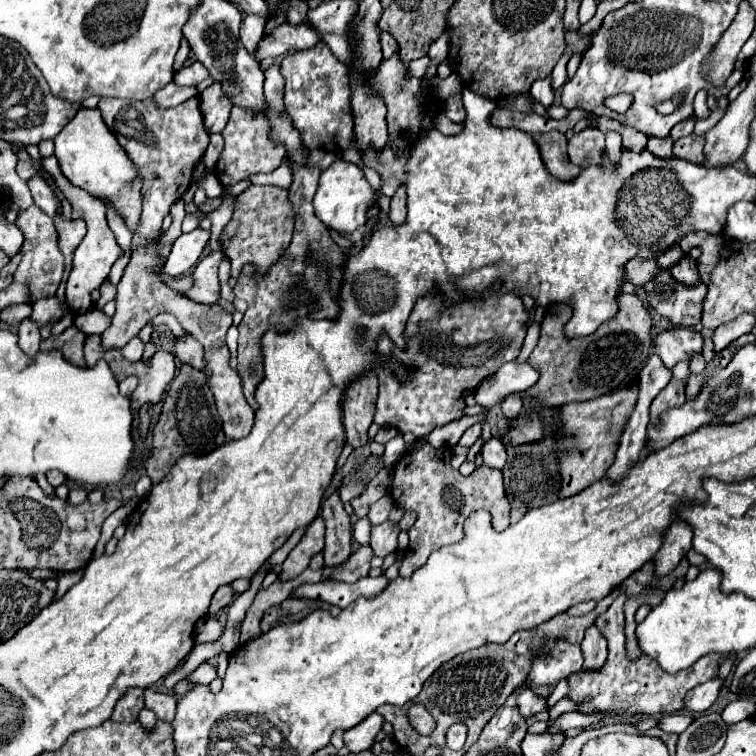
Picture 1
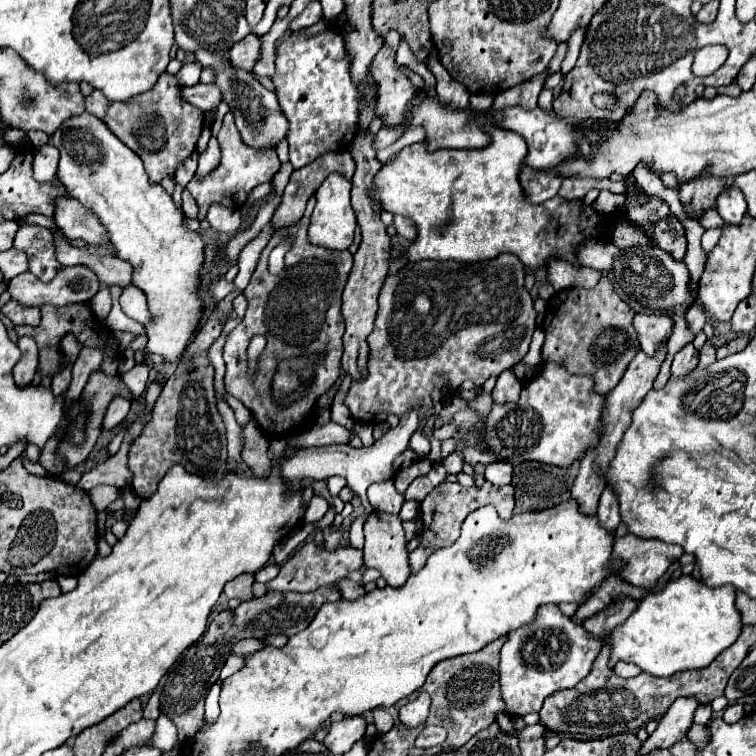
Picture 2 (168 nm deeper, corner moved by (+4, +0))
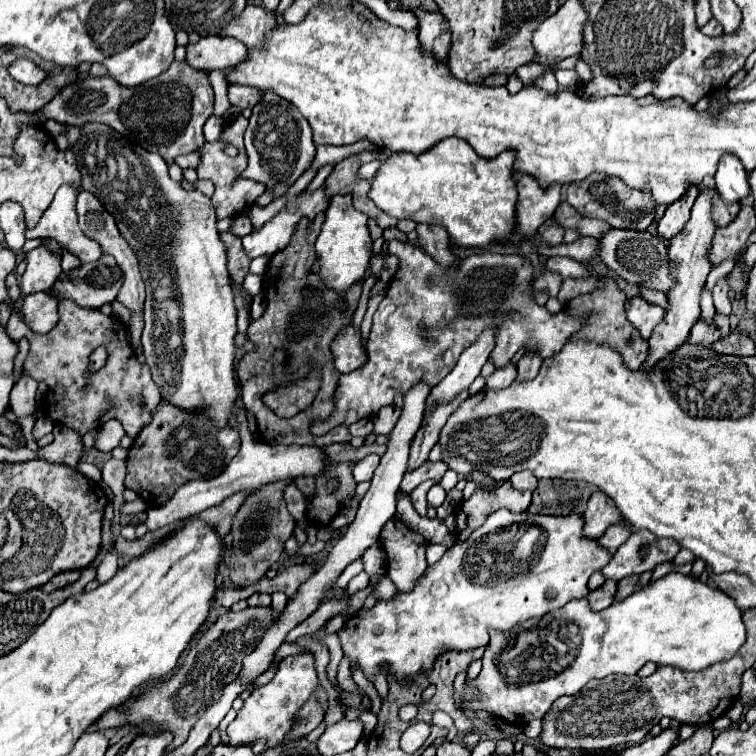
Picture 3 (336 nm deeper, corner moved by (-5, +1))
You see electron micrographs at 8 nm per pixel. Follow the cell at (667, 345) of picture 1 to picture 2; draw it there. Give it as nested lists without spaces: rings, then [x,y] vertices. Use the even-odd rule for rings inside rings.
[[[636,315],[634,327],[638,331],[640,349],[644,353],[656,353],[660,345],[668,341],[674,329],[674,321],[668,315]]]

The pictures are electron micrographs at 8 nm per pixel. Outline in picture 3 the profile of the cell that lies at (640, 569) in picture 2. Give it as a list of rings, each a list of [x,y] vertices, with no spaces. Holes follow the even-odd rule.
[[[635,530],[601,570],[605,578],[621,580],[631,574],[653,570],[661,562],[671,562],[681,546],[671,538],[657,538],[649,530]]]

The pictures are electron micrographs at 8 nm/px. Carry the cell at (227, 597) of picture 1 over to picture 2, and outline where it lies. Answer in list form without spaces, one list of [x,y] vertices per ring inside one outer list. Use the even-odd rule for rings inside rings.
[[[240,575],[224,585],[224,595],[228,599],[236,597],[236,599],[248,601],[252,599],[252,583],[254,583],[254,575]]]

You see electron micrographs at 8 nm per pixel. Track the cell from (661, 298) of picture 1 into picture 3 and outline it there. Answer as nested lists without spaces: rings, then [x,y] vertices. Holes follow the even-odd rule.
[[[607,230],[603,236],[599,236],[599,258],[621,278],[625,278],[635,286],[645,284],[647,288],[657,288],[661,292],[669,292],[669,288],[673,286],[667,266],[667,246],[661,238],[649,232]]]

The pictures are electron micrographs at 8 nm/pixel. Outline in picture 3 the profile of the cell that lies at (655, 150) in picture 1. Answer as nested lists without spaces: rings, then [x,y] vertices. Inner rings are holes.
[[[718,193],[713,200],[712,218],[715,224],[721,227],[731,224],[737,218],[737,214],[741,210],[741,204],[738,202],[726,203],[720,198]]]

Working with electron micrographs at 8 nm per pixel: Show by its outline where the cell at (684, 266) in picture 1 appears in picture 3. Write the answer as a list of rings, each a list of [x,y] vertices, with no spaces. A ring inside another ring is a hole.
[[[699,186],[697,188],[689,188],[689,192],[685,192],[685,196],[677,198],[665,212],[665,216],[659,220],[657,224],[657,230],[663,238],[673,238],[675,234],[679,234],[685,226],[685,222],[689,220],[689,212],[691,212],[691,206],[695,202],[699,194]]]

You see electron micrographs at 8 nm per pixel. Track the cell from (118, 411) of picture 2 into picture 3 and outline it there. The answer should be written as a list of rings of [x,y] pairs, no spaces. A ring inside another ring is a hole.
[[[111,418],[105,424],[101,424],[101,428],[95,436],[95,446],[93,448],[99,450],[99,452],[111,452],[121,444],[123,436],[125,436],[125,430],[123,430],[121,422]]]

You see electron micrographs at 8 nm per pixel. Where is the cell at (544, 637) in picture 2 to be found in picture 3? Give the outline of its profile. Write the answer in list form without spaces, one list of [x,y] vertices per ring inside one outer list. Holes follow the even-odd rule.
[[[671,572],[665,578],[647,584],[639,592],[629,594],[625,600],[609,606],[607,610],[595,612],[589,608],[589,600],[581,598],[557,608],[557,612],[527,620],[509,632],[493,632],[489,644],[485,646],[483,670],[475,680],[465,682],[463,696],[467,708],[473,712],[485,710],[509,724],[525,726],[533,718],[543,718],[559,696],[579,692],[593,678],[605,678],[609,674],[637,674],[647,662],[677,666],[681,670],[703,670],[715,662],[729,660],[743,642],[745,624],[741,620],[741,610],[727,594],[695,580],[693,576]]]

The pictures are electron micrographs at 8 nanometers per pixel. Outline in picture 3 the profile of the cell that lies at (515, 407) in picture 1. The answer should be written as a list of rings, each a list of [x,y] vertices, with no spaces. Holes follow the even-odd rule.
[[[527,352],[517,362],[517,380],[533,380],[541,368],[541,356],[539,352]]]

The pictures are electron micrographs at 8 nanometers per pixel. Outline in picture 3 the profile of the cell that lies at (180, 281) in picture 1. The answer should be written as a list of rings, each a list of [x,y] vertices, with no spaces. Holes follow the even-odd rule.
[[[61,186],[41,222],[35,228],[27,230],[27,238],[53,238],[69,248],[71,254],[75,254],[82,263],[95,262],[99,258],[99,244],[87,238],[77,224],[77,194],[77,186]]]

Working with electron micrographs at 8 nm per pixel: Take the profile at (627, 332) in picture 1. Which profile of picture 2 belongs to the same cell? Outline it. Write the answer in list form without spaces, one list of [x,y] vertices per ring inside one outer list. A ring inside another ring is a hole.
[[[602,277],[592,289],[558,291],[548,307],[542,329],[546,341],[542,357],[546,363],[564,365],[572,375],[594,377],[594,391],[606,395],[618,385],[628,363],[640,351],[636,329],[632,325],[634,311],[620,299],[608,277]]]

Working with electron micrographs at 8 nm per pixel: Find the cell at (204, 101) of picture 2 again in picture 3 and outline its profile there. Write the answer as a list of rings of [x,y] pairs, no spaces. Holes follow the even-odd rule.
[[[229,84],[229,100],[233,106],[237,106],[239,110],[245,108],[253,108],[253,104],[261,102],[261,96],[265,92],[257,90],[257,88],[249,88],[249,86],[239,86],[239,84]]]

